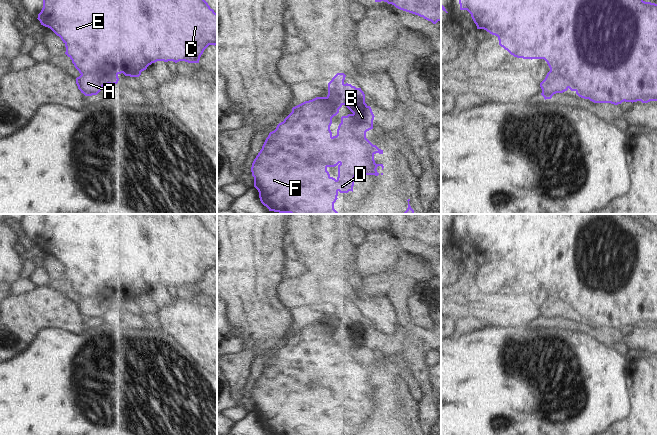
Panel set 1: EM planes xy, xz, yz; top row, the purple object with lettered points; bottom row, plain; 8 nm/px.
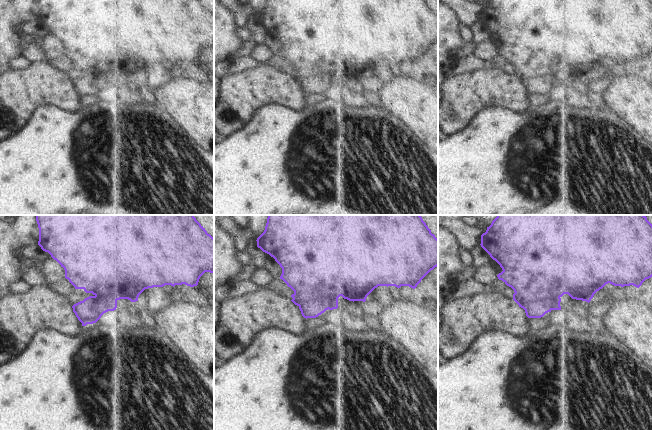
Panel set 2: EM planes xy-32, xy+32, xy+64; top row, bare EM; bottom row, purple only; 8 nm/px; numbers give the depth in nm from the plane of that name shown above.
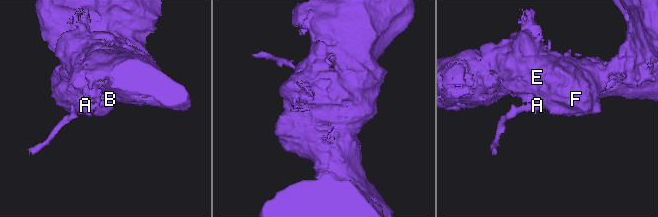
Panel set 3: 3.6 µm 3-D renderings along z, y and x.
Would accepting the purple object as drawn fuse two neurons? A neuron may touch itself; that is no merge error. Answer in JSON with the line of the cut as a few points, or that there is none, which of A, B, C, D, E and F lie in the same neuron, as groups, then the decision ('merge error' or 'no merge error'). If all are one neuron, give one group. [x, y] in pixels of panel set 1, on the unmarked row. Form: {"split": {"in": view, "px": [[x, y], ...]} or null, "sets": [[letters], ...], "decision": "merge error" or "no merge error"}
{"split": {"in": "xy", "px": [[81, 298], [94, 296], [101, 303], [106, 303], [110, 307]]}, "sets": [["A"], ["B", "C", "D", "E", "F"]], "decision": "merge error"}

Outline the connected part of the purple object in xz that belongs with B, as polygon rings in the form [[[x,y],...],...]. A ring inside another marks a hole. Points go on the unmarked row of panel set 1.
[[[337,297],[332,304],[328,307],[328,319],[327,321],[320,325],[319,327],[315,327],[312,324],[305,325],[295,331],[292,332],[292,336],[284,343],[283,346],[279,347],[276,353],[269,357],[266,362],[262,373],[254,383],[251,391],[252,400],[254,401],[254,411],[259,416],[259,422],[261,427],[266,430],[269,435],[336,435],[334,433],[334,427],[338,423],[338,417],[348,417],[349,415],[353,416],[354,410],[354,402],[356,399],[375,399],[378,400],[377,391],[381,390],[382,394],[384,392],[383,388],[376,388],[374,384],[374,379],[376,377],[383,378],[383,374],[379,373],[376,369],[373,369],[367,362],[366,356],[373,353],[373,344],[374,338],[370,330],[365,327],[365,318],[361,314],[361,312],[356,312],[351,308],[344,307],[346,299],[344,297]],[[345,329],[352,337],[347,340],[341,341],[341,347],[337,353],[337,359],[333,360],[330,354],[330,350],[332,348],[332,342],[339,337],[339,333]],[[328,391],[338,391],[338,401],[335,403],[330,400],[327,395]]]

